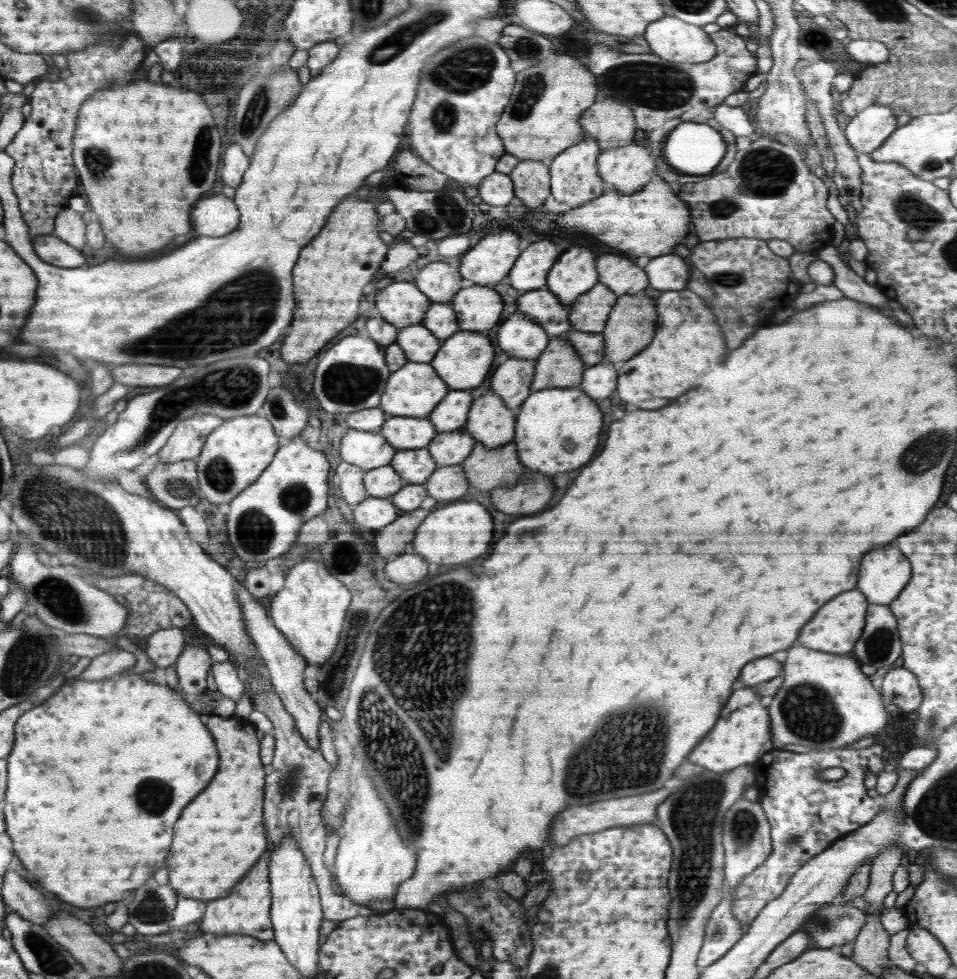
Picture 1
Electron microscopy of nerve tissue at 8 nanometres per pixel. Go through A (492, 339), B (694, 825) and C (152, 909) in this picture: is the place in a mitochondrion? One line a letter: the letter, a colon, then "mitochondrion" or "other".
A: other
B: mitochondrion
C: mitochondrion

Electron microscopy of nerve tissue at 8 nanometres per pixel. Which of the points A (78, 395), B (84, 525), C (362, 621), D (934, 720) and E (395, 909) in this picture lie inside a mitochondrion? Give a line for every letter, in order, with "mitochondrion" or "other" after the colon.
A: other
B: mitochondrion
C: mitochondrion
D: mitochondrion
E: other

